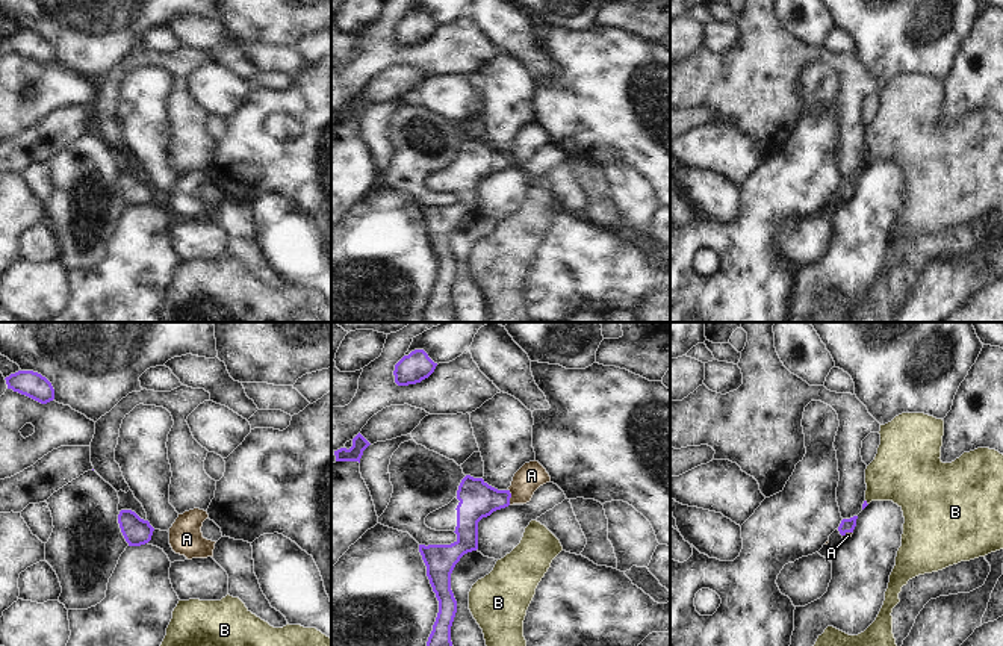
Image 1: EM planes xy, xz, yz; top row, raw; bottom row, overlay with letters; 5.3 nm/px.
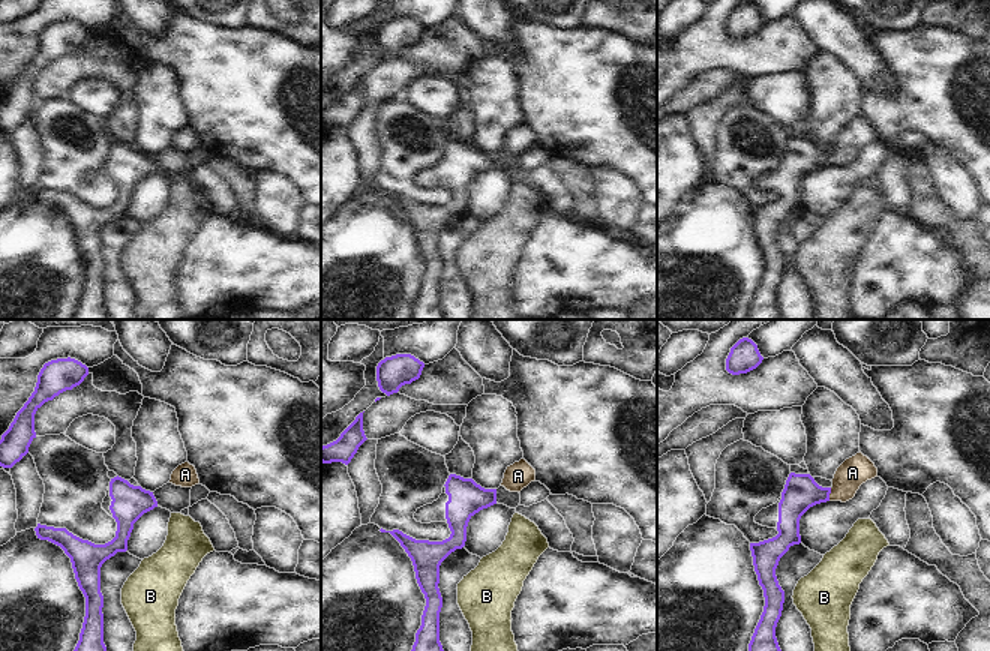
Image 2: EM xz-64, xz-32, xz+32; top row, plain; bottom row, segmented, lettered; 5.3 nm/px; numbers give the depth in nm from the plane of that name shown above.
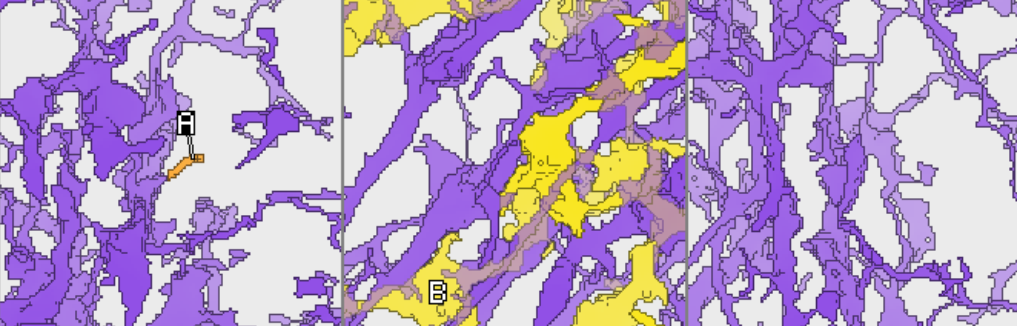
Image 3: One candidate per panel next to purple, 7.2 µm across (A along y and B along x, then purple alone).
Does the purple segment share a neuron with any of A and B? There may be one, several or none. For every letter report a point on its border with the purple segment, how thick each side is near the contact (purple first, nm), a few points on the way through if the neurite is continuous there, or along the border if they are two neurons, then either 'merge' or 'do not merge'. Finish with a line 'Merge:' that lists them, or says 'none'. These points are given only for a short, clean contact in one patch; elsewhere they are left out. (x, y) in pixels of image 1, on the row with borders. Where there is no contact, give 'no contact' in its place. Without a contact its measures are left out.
A: meets purple in xz at (510, 496); 200 nm thick on the purple side, 150 nm on the other; runs through xz (478, 500), (510, 496), (531, 475); merge
B: meets purple in yz at (866, 503); 20 nm thick on the purple side, 320 nm on the other; do not merge
Merge: A

